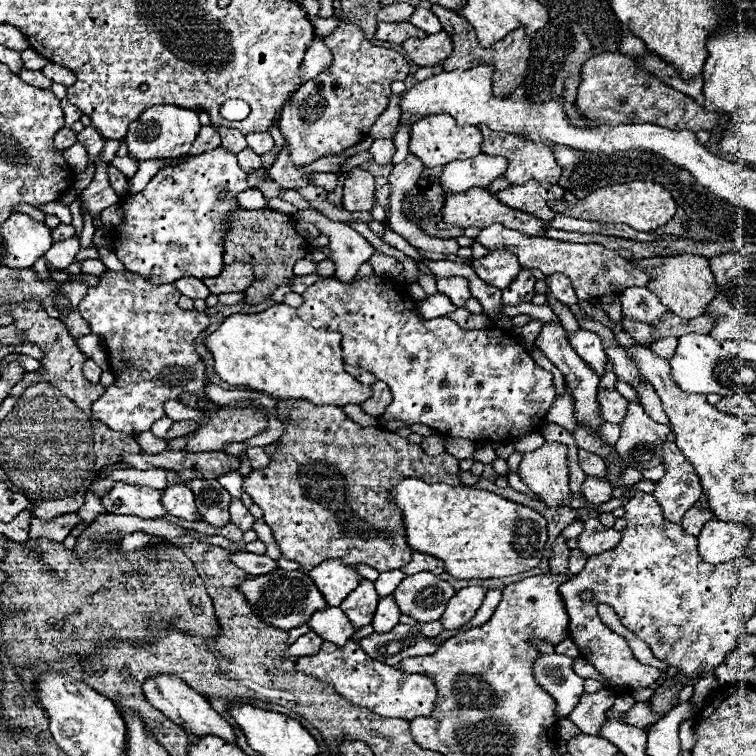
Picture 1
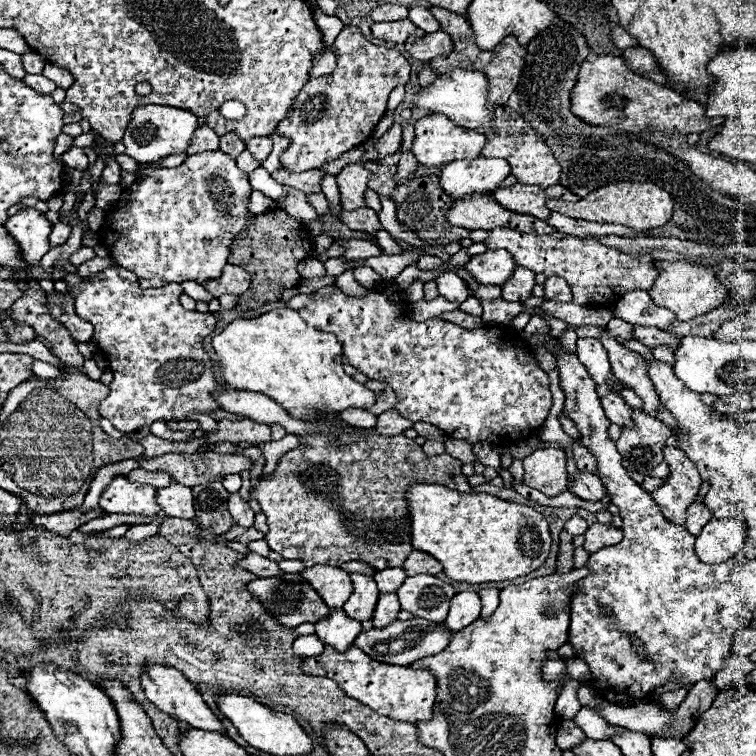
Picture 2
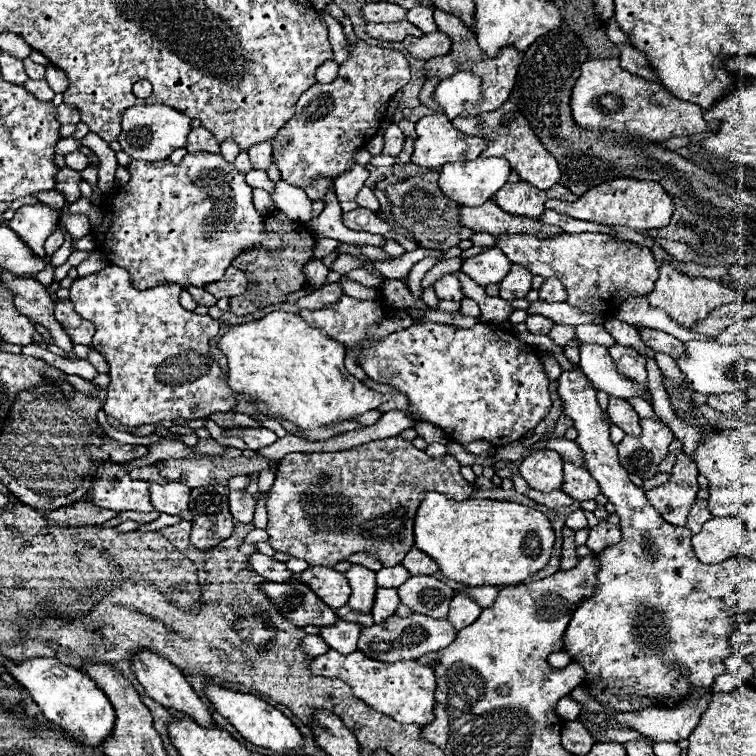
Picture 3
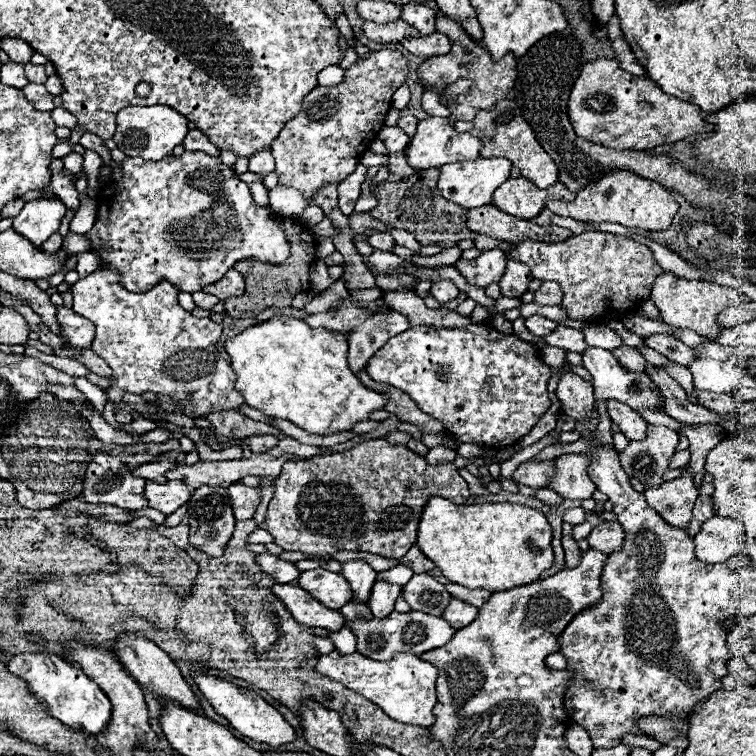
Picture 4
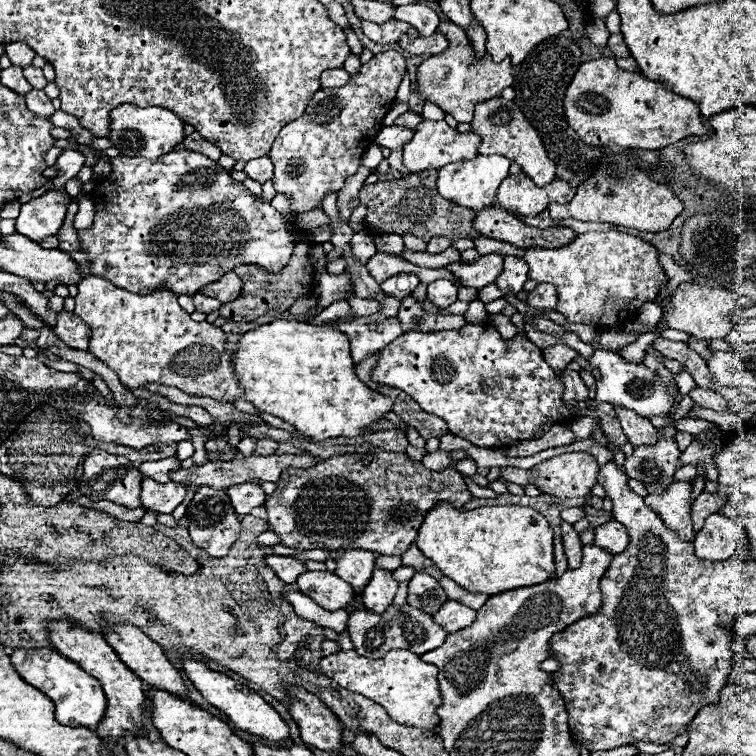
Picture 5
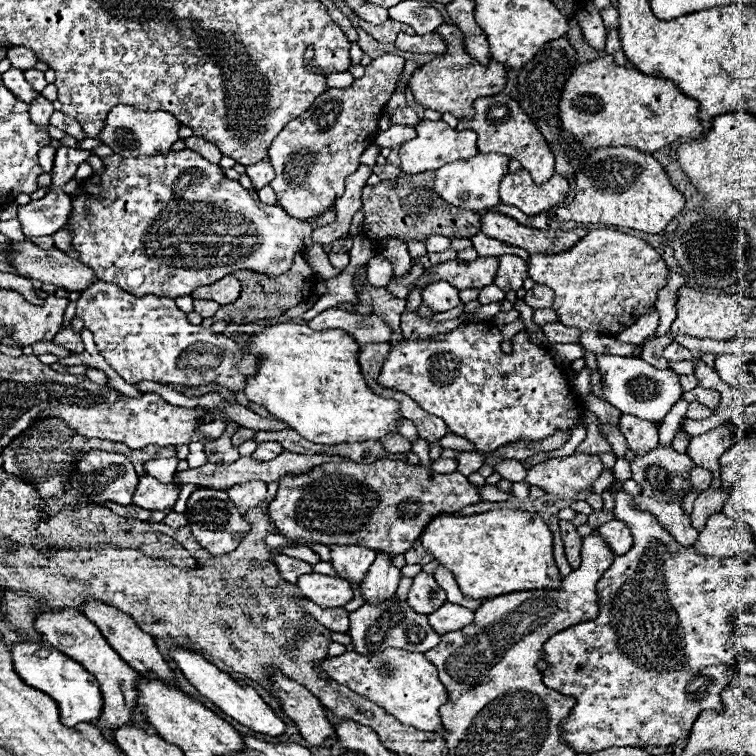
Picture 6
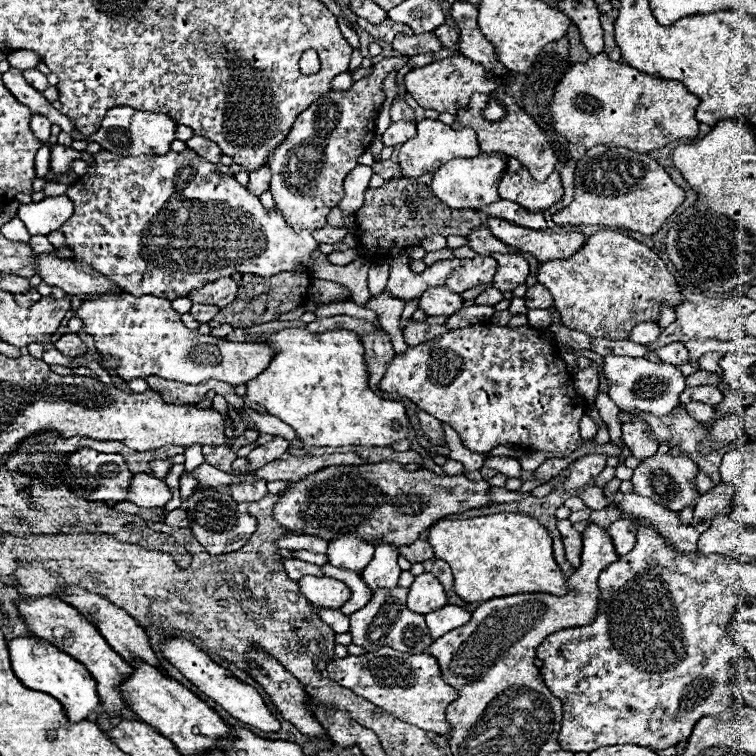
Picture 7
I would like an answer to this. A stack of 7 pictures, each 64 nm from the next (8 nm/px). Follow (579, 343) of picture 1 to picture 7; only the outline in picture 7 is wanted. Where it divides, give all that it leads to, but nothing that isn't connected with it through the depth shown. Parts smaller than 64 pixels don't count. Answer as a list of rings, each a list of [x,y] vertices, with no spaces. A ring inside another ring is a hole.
[[[606,356],[604,358],[604,372],[606,372],[606,378],[610,382],[608,396],[622,410],[640,410],[640,412],[664,416],[672,408],[678,406],[678,396],[686,388],[684,374],[676,366],[664,364],[664,362],[650,362],[648,358]]]

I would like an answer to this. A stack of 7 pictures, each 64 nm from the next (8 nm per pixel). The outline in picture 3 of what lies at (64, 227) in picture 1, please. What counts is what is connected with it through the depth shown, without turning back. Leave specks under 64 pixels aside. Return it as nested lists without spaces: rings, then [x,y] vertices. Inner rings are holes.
[[[56,228],[56,232],[46,240],[46,244],[44,244],[44,250],[46,250],[46,254],[54,254],[60,246],[62,246],[62,242],[64,242],[64,232],[60,230],[60,228]]]

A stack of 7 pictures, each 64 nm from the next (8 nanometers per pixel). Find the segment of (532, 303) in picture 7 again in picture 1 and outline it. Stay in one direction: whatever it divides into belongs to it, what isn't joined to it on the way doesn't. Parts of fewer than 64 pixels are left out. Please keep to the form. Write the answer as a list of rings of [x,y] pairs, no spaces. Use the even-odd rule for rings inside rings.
[[[552,274],[548,276],[548,292],[560,300],[562,304],[576,304],[578,298],[574,294],[574,288],[572,288],[572,282],[568,280],[568,276],[564,274]]]

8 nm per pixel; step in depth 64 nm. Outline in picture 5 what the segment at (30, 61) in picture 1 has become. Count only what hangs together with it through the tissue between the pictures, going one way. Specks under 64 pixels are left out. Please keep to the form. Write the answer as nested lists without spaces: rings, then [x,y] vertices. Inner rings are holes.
[[[28,66],[28,68],[24,68],[24,76],[26,76],[26,80],[28,80],[32,86],[36,86],[36,90],[42,90],[42,88],[48,84],[40,68]]]

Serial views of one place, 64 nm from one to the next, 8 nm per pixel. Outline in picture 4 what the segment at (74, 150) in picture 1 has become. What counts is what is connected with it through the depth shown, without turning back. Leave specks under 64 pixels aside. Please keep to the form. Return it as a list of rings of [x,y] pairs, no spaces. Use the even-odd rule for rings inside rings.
[[[70,152],[68,156],[64,156],[62,158],[62,162],[64,162],[64,174],[80,174],[82,172],[82,156],[78,154],[78,152]]]

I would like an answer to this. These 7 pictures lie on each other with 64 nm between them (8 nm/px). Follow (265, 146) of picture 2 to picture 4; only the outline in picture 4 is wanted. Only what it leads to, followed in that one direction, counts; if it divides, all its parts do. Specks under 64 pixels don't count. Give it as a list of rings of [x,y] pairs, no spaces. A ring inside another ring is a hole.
[[[266,148],[266,150],[258,152],[258,154],[254,154],[254,156],[248,160],[248,170],[254,172],[254,174],[258,174],[260,178],[264,178],[264,176],[268,176],[270,172],[274,172],[274,158],[272,158],[270,150]]]

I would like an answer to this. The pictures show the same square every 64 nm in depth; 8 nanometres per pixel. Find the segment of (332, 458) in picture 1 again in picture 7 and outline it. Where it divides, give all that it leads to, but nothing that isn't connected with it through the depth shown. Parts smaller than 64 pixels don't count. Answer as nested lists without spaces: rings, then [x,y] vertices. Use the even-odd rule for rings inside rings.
[[[380,462],[380,464],[368,464],[368,466],[328,466],[300,482],[292,482],[284,492],[280,502],[274,506],[274,518],[290,532],[304,532],[312,534],[324,540],[332,540],[336,536],[342,536],[344,530],[356,532],[360,538],[368,540],[370,544],[376,542],[390,542],[400,546],[408,546],[418,540],[418,536],[430,528],[436,520],[450,516],[450,514],[462,514],[472,508],[484,508],[492,504],[492,498],[488,494],[490,484],[488,482],[470,482],[464,474],[458,476],[438,476],[430,470],[416,470],[406,472],[396,462]]]

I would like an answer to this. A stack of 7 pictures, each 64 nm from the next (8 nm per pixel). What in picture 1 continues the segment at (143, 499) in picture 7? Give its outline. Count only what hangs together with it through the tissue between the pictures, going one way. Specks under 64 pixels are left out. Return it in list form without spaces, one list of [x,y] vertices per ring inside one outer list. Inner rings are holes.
[[[184,484],[168,486],[164,490],[164,494],[160,496],[160,502],[164,504],[168,514],[172,514],[172,516],[178,516],[178,518],[184,518],[184,520],[190,520],[190,522],[200,520],[198,508],[194,504],[194,494]]]

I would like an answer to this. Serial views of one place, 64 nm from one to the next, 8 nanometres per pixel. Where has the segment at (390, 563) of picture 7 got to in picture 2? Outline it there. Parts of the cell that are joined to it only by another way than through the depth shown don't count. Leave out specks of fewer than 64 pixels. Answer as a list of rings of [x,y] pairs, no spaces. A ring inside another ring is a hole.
[[[382,592],[380,598],[378,598],[378,604],[376,604],[376,610],[374,610],[374,626],[376,628],[384,628],[388,626],[388,622],[396,620],[400,612],[400,602],[396,598],[396,592]]]

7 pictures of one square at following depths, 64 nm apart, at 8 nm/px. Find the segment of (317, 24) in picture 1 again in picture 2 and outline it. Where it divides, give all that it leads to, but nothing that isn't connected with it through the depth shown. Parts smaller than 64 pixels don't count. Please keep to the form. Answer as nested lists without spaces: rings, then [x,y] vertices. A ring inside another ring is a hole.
[[[320,8],[314,10],[314,20],[318,22],[318,26],[320,26],[322,34],[324,34],[324,42],[326,42],[326,44],[332,48],[332,52],[336,54],[336,46],[334,46],[334,42],[336,42],[338,34],[342,32],[344,24],[342,24],[340,18],[336,18],[336,16],[326,16]]]

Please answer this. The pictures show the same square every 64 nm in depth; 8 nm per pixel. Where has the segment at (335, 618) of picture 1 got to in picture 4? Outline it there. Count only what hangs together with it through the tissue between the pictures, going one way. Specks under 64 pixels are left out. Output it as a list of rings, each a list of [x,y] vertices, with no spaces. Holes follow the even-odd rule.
[[[344,626],[342,630],[338,630],[338,632],[332,632],[332,634],[330,634],[330,640],[332,640],[334,646],[336,646],[340,652],[344,652],[344,654],[356,652],[356,638],[354,638],[352,630],[346,628],[346,626]]]

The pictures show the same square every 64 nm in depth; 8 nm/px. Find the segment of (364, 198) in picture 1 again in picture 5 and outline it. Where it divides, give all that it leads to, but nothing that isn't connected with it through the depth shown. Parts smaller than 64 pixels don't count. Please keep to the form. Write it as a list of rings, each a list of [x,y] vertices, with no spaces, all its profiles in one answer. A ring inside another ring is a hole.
[[[360,166],[354,176],[346,178],[346,184],[344,184],[344,188],[340,190],[340,194],[338,194],[338,210],[340,210],[340,218],[342,218],[344,222],[350,220],[352,210],[358,206],[358,192],[360,192],[360,188],[364,186],[364,180],[366,180],[368,176],[370,176],[370,168]]]

